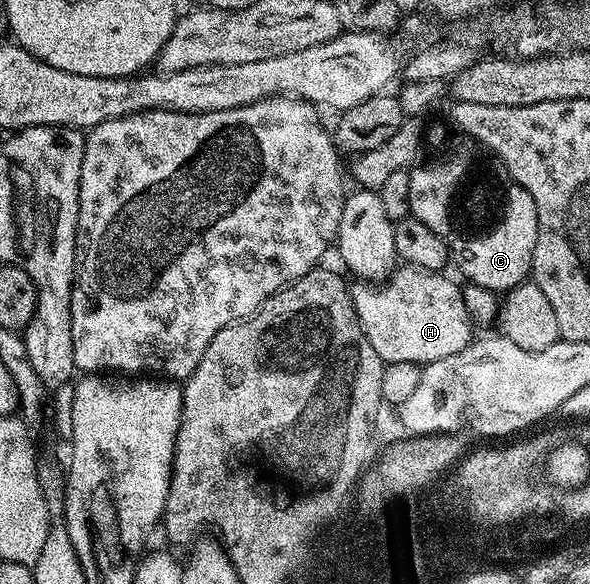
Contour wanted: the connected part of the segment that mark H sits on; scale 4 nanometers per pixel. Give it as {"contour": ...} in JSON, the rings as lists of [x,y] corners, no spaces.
{"contour":[[[402,265],[381,285],[375,286],[370,281],[358,281],[355,284],[349,288],[354,312],[372,345],[372,349],[376,349],[383,364],[412,362],[425,365],[438,361],[442,357],[451,356],[471,343],[472,320],[468,309],[464,309],[462,287],[459,284],[454,284],[446,276],[446,273],[421,271],[419,267]]]}

